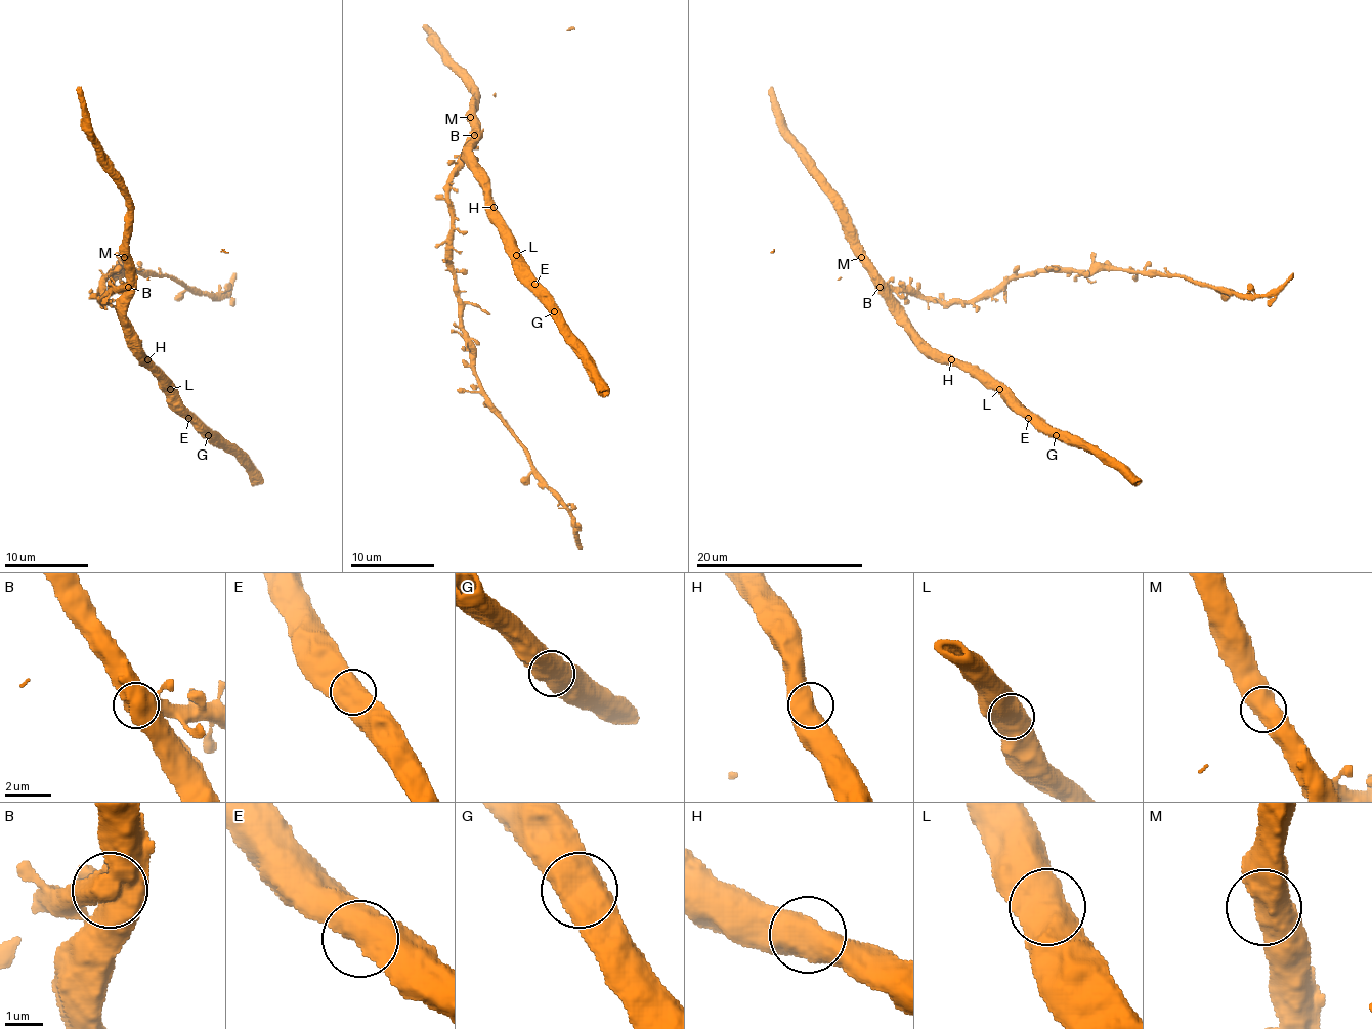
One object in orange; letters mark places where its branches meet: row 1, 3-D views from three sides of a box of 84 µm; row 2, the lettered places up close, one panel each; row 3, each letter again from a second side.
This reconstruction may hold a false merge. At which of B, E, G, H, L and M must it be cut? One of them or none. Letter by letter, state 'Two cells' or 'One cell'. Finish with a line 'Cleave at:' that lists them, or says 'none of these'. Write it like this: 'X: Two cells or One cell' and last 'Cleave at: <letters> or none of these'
B: Two cells
E: One cell
G: One cell
H: One cell
L: One cell
M: One cell
Cleave at: B

